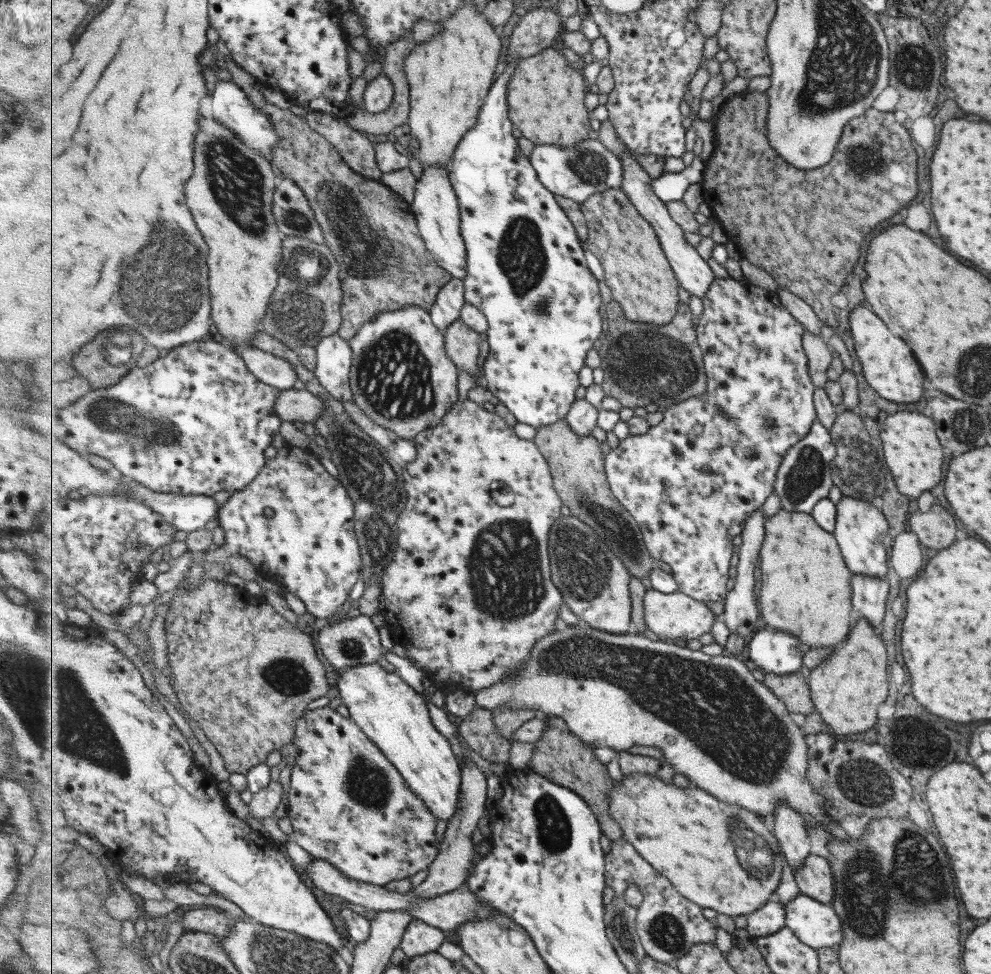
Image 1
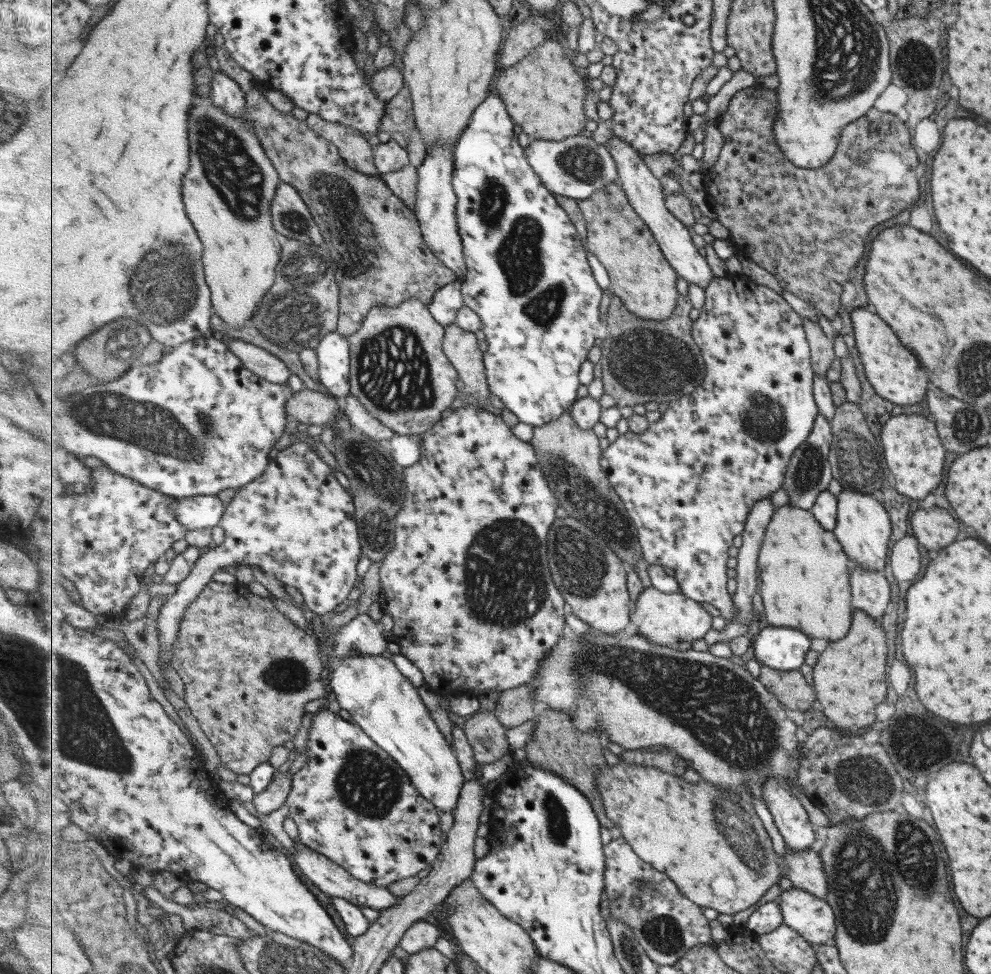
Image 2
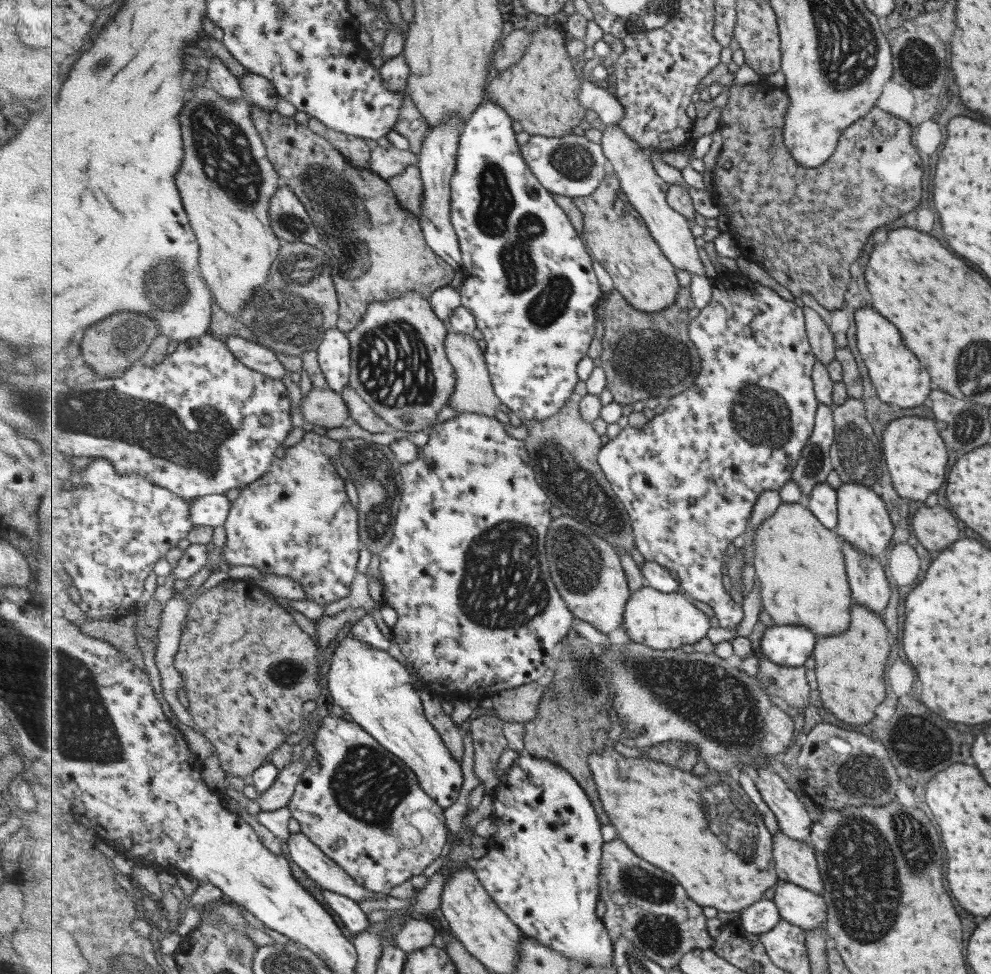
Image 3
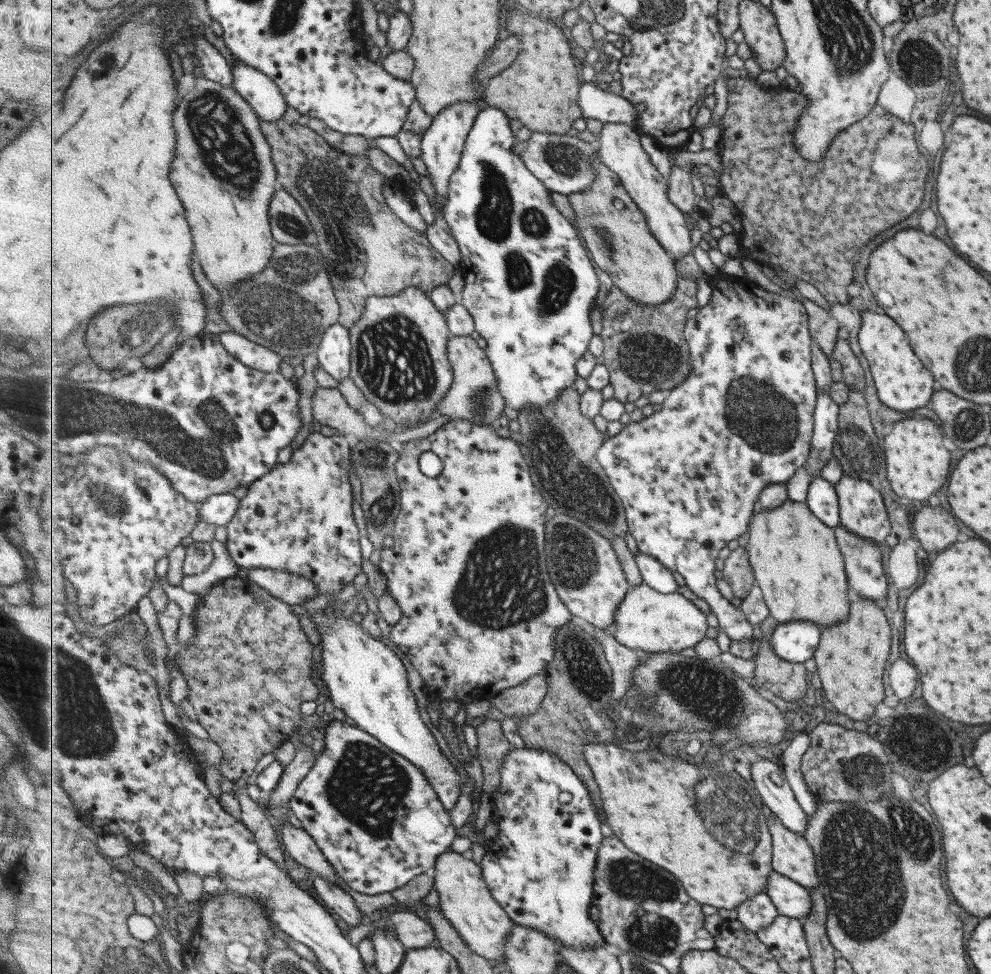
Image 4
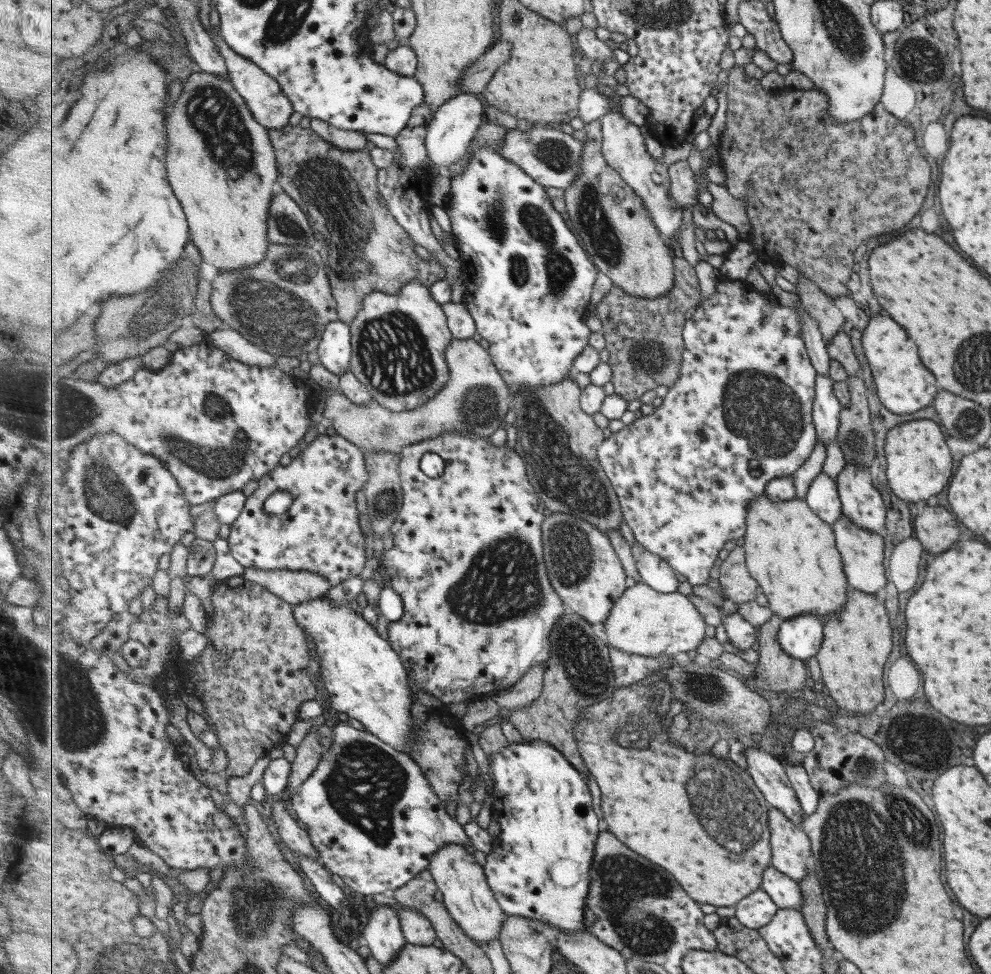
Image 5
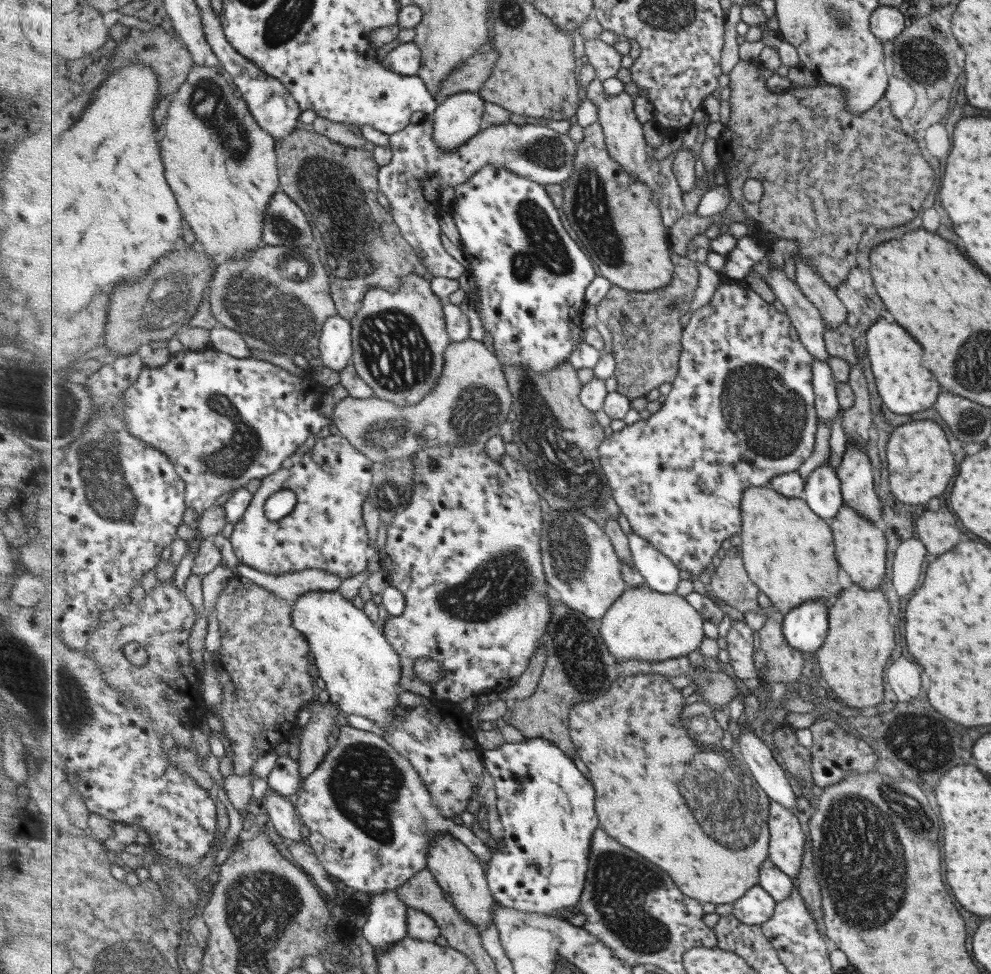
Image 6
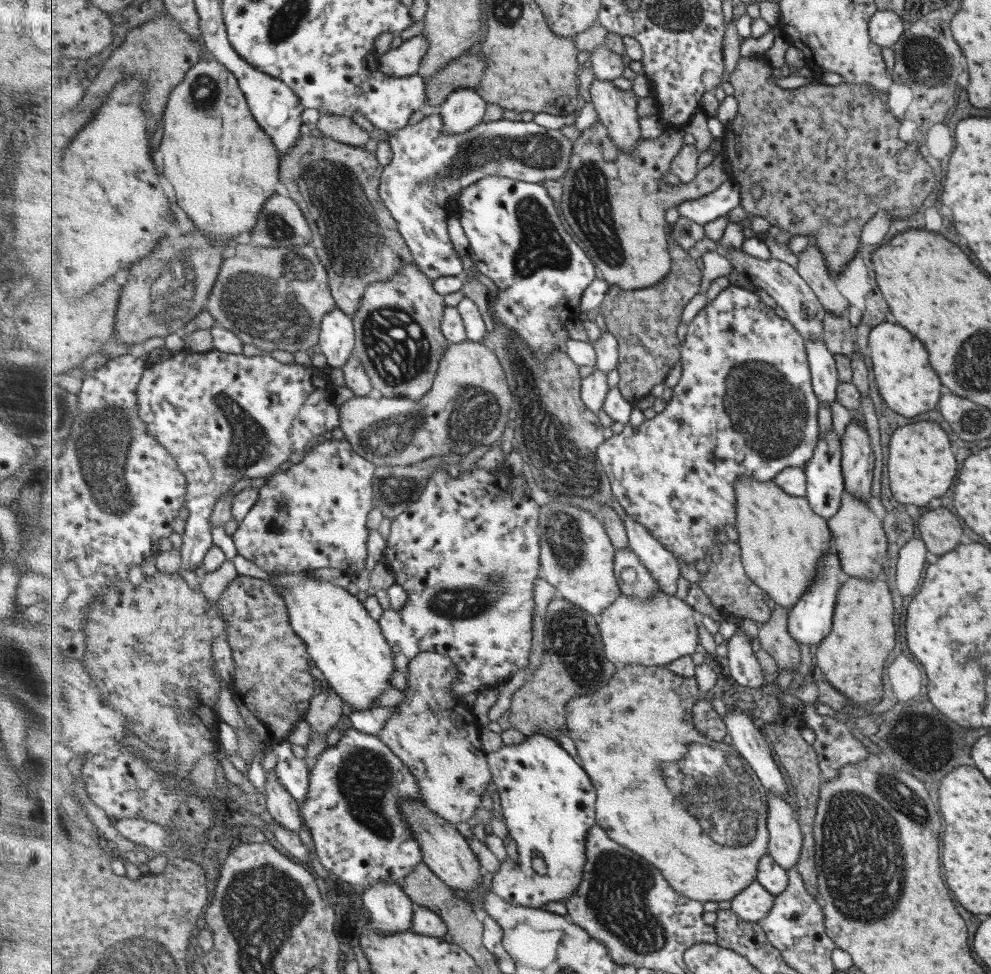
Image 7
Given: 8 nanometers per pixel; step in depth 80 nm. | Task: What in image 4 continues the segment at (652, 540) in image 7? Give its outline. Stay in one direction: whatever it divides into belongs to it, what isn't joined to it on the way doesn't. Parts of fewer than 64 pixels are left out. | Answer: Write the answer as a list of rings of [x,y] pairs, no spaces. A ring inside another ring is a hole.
[[[638,550],[636,563],[642,572],[644,582],[651,588],[663,594],[671,594],[679,590],[679,582],[677,582],[673,571],[657,558]]]

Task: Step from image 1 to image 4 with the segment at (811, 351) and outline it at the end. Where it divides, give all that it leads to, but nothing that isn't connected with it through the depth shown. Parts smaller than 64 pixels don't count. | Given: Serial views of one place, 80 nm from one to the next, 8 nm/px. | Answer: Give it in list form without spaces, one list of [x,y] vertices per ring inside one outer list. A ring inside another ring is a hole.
[[[803,298],[802,301],[809,313],[810,334],[813,343],[826,354],[827,358],[830,358],[832,348],[838,339],[835,335],[838,329],[837,321],[831,317],[829,311],[819,307],[809,298]]]

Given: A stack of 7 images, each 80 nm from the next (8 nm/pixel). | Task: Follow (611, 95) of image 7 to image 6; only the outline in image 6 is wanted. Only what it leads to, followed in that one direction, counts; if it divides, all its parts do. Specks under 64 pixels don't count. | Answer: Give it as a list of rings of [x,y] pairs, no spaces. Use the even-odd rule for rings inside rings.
[[[594,78],[585,88],[587,97],[599,107],[599,122],[604,127],[608,142],[608,150],[612,157],[620,162],[637,182],[645,183],[659,199],[659,208],[663,216],[663,224],[671,228],[685,213],[683,190],[673,172],[672,166],[663,161],[651,159],[650,146],[644,135],[644,125],[638,119],[633,95],[621,92],[619,95],[609,95],[603,88],[603,82]]]

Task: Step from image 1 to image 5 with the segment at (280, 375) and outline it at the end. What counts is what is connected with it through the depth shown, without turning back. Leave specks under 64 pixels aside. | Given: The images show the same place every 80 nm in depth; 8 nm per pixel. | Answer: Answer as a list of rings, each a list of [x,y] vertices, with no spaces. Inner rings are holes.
[[[225,326],[223,329],[214,330],[207,335],[221,350],[245,364],[275,367],[276,355],[266,349],[249,342],[238,330]]]

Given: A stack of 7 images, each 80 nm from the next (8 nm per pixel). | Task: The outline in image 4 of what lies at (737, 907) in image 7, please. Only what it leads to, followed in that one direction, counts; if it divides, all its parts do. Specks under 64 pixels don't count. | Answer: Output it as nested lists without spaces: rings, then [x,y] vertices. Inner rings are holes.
[[[766,893],[757,894],[755,898],[738,906],[738,920],[747,930],[759,934],[769,928],[780,916],[778,908]]]

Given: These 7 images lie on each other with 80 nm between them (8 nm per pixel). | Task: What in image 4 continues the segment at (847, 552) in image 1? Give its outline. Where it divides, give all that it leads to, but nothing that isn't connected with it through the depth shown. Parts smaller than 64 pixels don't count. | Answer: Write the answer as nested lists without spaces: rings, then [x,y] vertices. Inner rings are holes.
[[[842,475],[834,486],[839,503],[840,524],[853,534],[872,540],[879,547],[882,547],[885,536],[889,534],[890,526],[879,492],[869,485],[868,479],[851,475]]]

